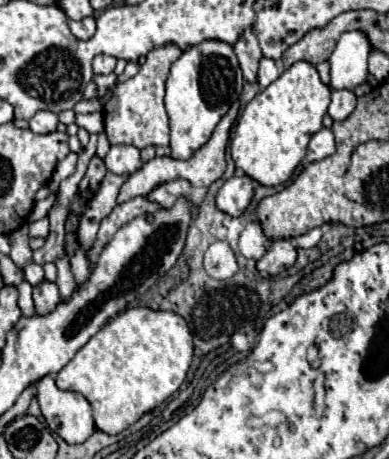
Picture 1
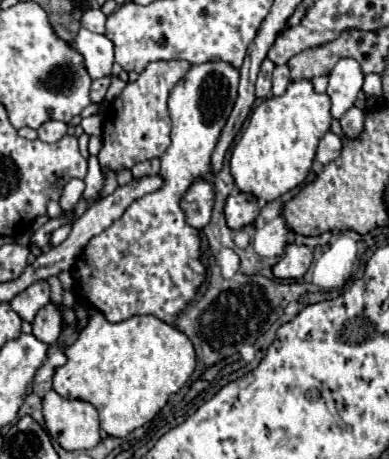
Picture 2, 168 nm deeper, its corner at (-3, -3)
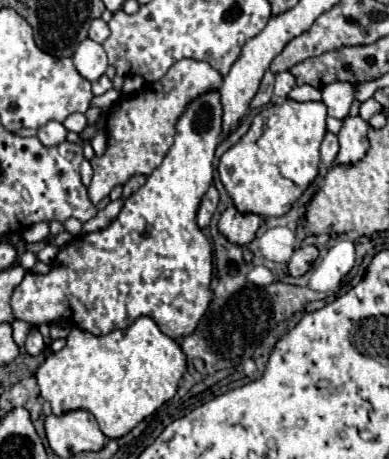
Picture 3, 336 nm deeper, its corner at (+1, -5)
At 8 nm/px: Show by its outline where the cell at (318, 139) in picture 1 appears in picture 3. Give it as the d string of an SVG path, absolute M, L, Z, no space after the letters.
M327 132L327 134L325 134L325 138L323 138L323 144L321 144L321 160L323 160L323 162L327 162L327 164L331 164L331 162L335 160L337 152L339 152L337 136L335 136L335 134L331 134L331 132Z

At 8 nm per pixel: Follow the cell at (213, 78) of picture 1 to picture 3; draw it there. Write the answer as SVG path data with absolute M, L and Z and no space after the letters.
M207 92L193 100L177 122L173 148L165 156L163 164L147 178L145 186L125 200L119 216L105 230L75 236L65 248L61 248L47 274L27 272L11 294L13 316L35 326L65 320L69 326L77 326L79 330L95 336L129 328L141 316L153 318L161 332L173 340L181 340L183 336L195 332L211 304L213 276L213 250L207 236L197 226L195 216L201 198L213 182L213 156L217 144L221 142L221 114L223 108L219 92Z

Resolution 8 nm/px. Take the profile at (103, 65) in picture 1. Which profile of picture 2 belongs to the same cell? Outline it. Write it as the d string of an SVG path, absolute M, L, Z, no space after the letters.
M81 28L75 36L73 48L77 48L77 52L83 54L85 58L85 66L87 72L93 80L109 76L111 74L111 66L113 66L113 44L107 36L103 34L95 34L87 28Z

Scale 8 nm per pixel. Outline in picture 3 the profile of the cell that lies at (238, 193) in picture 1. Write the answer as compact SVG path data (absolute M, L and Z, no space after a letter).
M229 206L219 220L219 232L237 246L247 246L255 240L255 234L259 230L261 218L255 214L241 214L235 206Z

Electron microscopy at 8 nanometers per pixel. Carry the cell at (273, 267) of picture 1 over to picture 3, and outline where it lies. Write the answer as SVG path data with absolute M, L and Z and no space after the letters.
M301 246L295 250L291 262L289 262L289 274L291 276L303 276L319 256L319 250L315 246Z

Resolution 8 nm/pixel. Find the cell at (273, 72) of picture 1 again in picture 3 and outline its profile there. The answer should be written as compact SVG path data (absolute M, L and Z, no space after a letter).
M281 72L275 76L275 96L287 98L287 94L293 86L295 86L295 78L291 72Z

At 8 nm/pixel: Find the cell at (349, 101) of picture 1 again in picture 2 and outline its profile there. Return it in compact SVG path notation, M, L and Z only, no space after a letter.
M351 106L351 110L347 110L347 114L343 114L339 118L341 128L343 128L343 134L355 138L363 130L363 120L365 120L365 112L359 110L357 106Z

